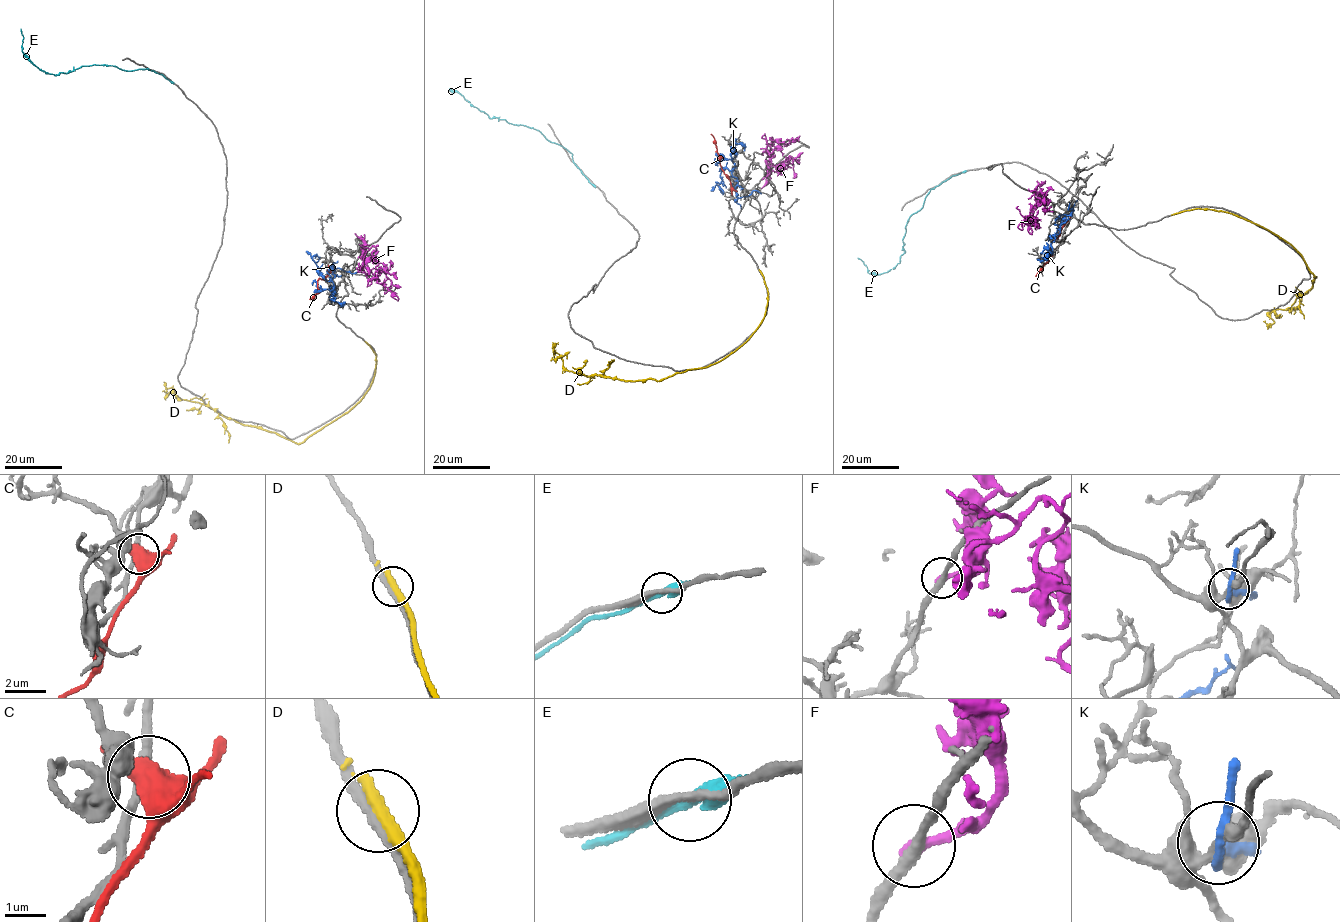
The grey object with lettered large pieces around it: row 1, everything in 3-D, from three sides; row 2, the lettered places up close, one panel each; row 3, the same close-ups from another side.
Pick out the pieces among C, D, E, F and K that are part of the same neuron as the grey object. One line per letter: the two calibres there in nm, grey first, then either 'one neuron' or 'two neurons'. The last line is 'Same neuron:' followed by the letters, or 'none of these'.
C: 200/500 nm | two neurons
D: 200/280 nm | two neurons
E: 240/340 nm | two neurons
F: 240/340 nm | two neurons
K: 200/200 nm | two neurons
Same neuron: none of these

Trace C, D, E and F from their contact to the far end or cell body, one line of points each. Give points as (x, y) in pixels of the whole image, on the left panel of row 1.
C: (328, 268), (328, 275), (317, 280), (317, 293), (309, 299)
D: (367, 344), (376, 360), (370, 388), (361, 401), (301, 443), (182, 400), (172, 387), (165, 397), (169, 391)
E: (171, 81), (147, 68), (126, 71), (93, 64), (55, 75), (45, 73), (22, 51), (23, 38), (20, 29)
F: (359, 257), (364, 249), (361, 268), (374, 276), (377, 271), (375, 278), (397, 300)

